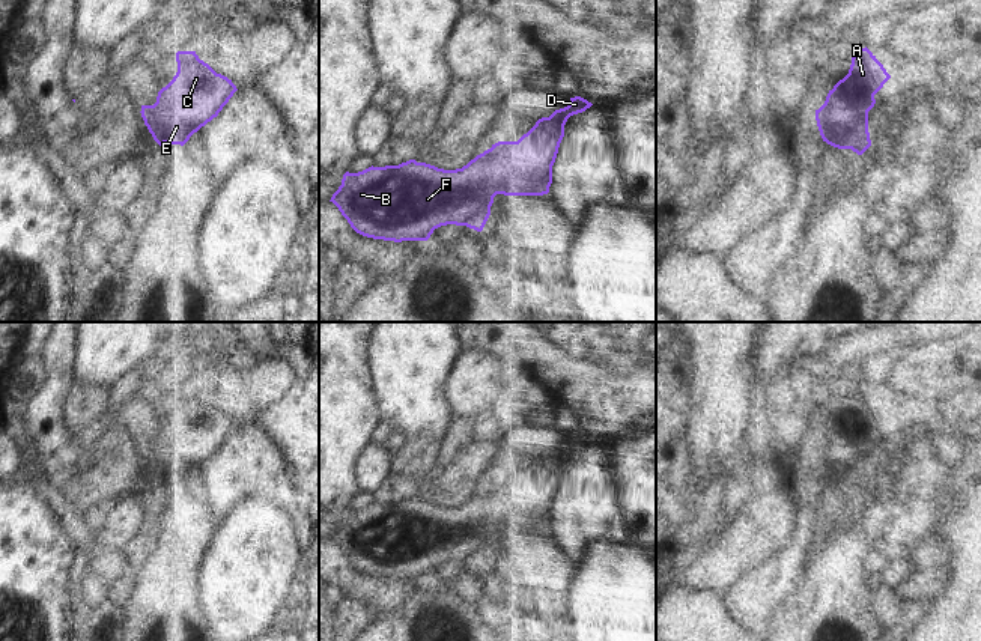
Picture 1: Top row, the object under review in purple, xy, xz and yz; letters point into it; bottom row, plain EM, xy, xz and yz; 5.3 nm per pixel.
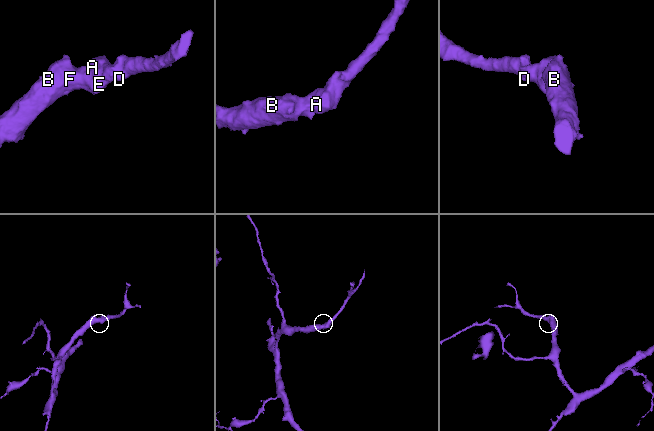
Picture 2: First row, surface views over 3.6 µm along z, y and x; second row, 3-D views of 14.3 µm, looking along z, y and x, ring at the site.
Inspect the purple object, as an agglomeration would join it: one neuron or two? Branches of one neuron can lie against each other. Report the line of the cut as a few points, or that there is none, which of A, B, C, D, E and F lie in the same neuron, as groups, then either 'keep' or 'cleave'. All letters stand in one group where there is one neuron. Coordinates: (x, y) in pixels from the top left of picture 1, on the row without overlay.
no cut | A B C D E F | keep

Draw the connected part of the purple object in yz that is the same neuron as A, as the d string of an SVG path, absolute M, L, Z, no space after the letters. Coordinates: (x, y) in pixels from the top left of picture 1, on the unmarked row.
M867 384L855 387L849 411L829 427L825 441L815 447L823 478L862 492L871 483L868 448L876 441L874 432L889 415Z

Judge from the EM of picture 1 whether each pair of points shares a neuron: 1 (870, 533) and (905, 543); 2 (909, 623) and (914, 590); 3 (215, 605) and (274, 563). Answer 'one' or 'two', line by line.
1: two
2: two
3: one

